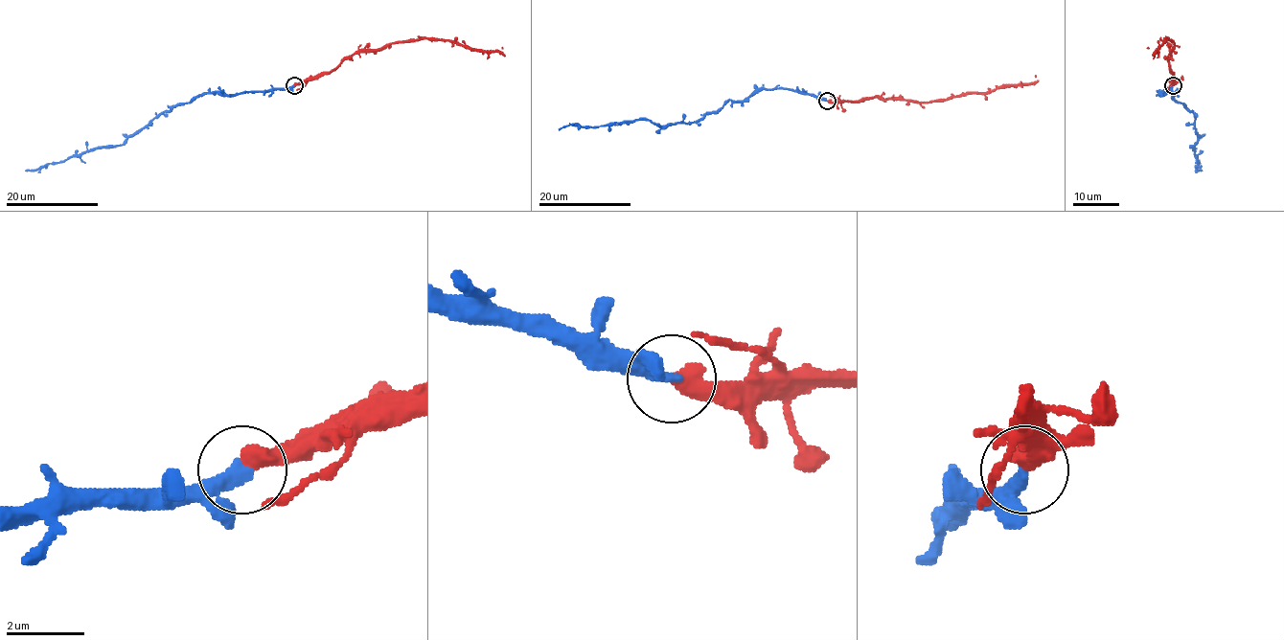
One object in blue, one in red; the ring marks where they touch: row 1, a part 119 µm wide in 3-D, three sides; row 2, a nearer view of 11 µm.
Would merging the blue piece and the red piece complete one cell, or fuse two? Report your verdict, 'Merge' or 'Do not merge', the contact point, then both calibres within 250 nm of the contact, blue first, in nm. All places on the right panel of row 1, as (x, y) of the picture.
Merge. Place: (1173, 85). Thickness 380 nm (blue) against 480 nm

